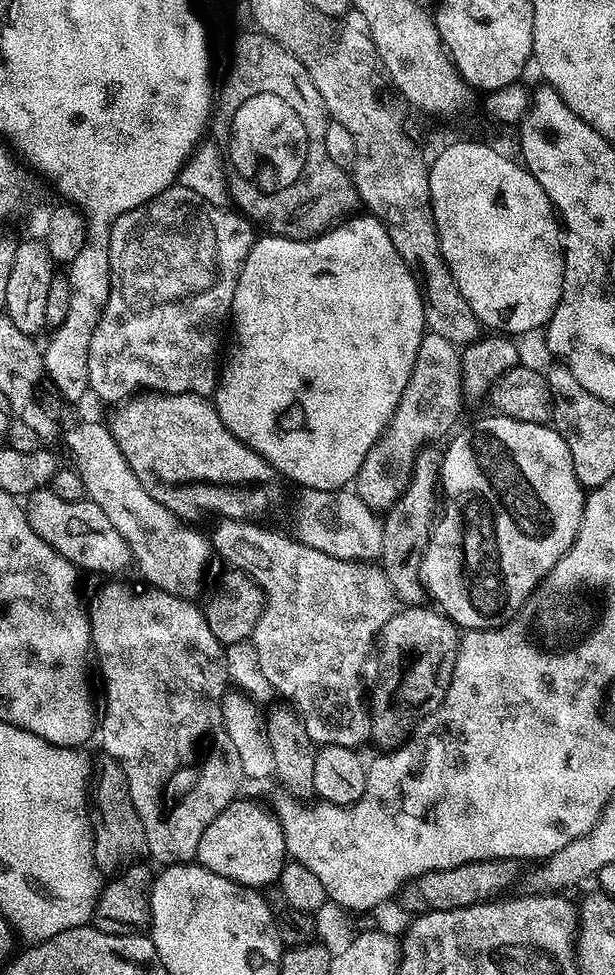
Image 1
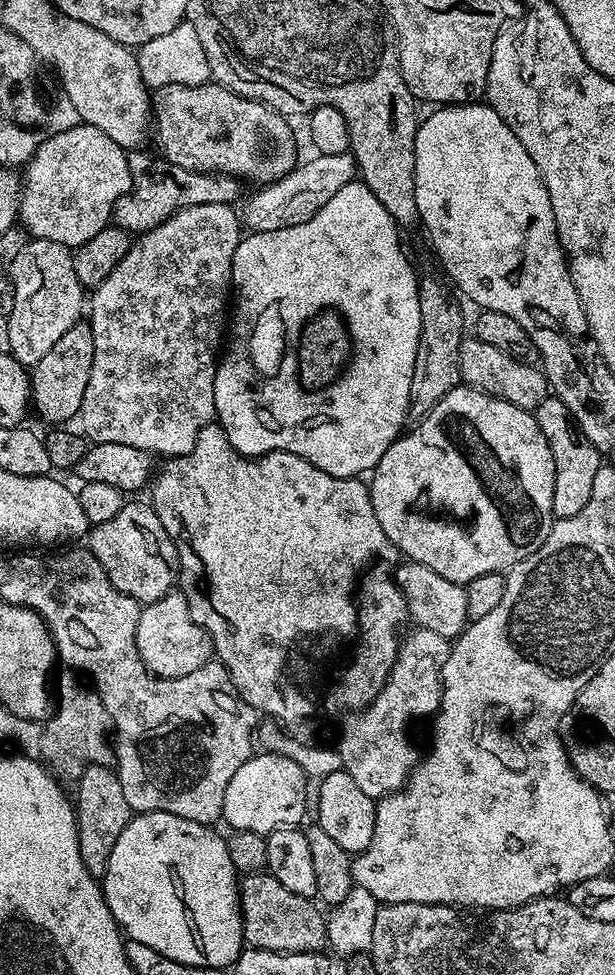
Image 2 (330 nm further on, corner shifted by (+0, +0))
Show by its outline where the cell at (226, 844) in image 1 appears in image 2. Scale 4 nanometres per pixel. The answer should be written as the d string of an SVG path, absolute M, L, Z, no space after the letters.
M257 751L246 762L242 762L242 766L238 766L234 778L230 778L230 786L226 786L226 798L222 802L223 823L228 823L229 829L238 832L253 832L263 837L267 837L269 832L279 828L291 828L299 825L300 819L307 812L309 815L310 812L308 784L310 784L310 778L302 770L302 766L298 766L298 762L277 752Z

